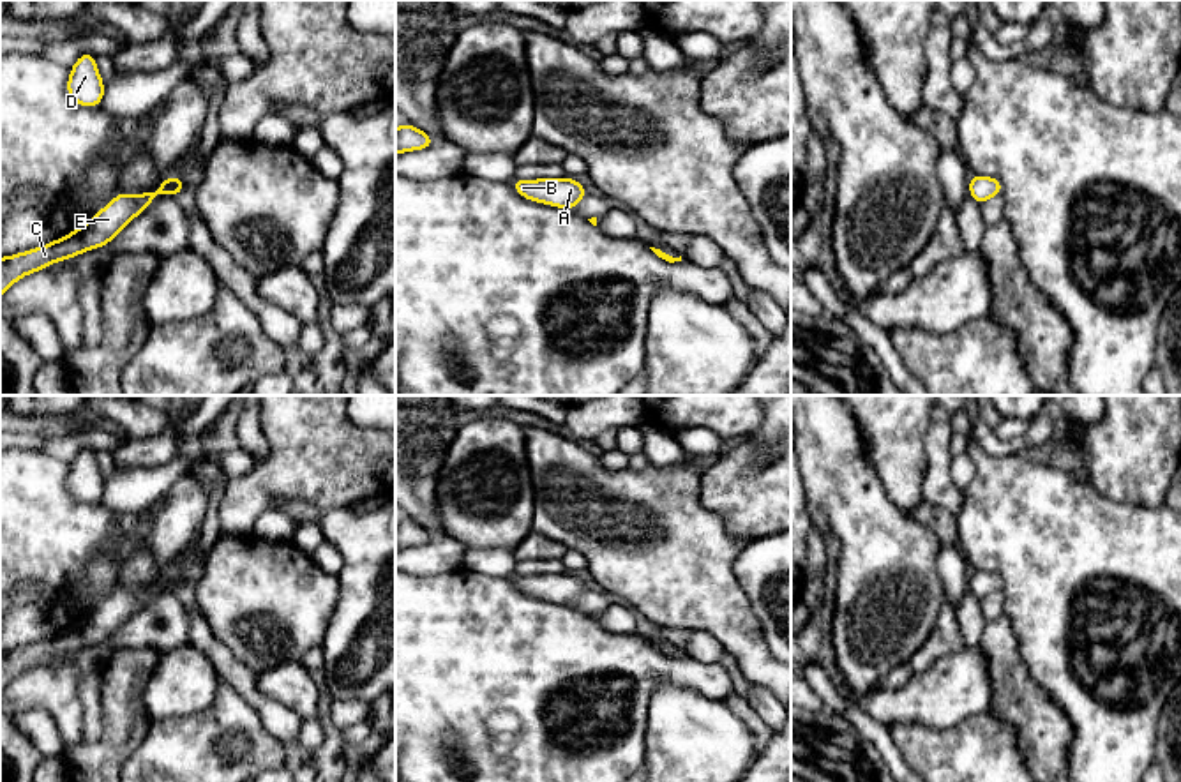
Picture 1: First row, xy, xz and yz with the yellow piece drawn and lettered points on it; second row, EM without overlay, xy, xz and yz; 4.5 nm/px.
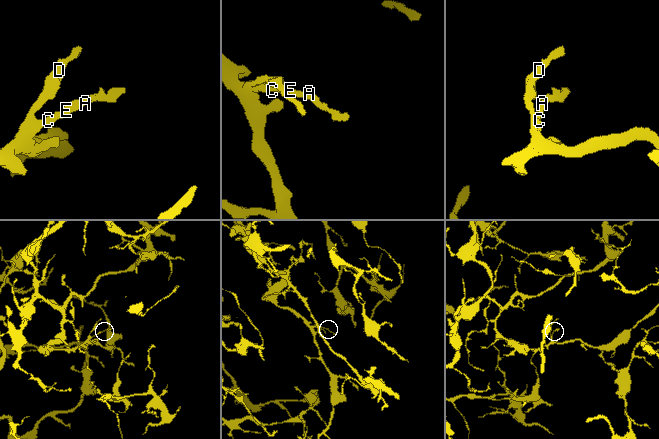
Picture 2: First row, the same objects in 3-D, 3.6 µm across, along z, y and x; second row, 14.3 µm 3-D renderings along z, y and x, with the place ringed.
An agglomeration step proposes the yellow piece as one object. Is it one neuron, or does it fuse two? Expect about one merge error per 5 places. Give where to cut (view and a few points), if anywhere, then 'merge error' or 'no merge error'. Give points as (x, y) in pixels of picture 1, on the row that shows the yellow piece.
no cut; no merge error

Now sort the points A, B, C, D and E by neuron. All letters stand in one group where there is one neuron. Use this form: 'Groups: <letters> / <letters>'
Groups: A B C D E

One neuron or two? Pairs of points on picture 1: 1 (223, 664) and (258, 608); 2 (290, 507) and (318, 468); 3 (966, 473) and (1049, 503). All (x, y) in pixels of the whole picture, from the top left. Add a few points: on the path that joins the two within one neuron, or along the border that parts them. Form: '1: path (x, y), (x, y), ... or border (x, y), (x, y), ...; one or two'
1: border (203, 618), (210, 634), (256, 675); two
2: border (272, 509), (279, 500), (336, 509); two
3: border (966, 451), (973, 465), (973, 479), (962, 489); two

